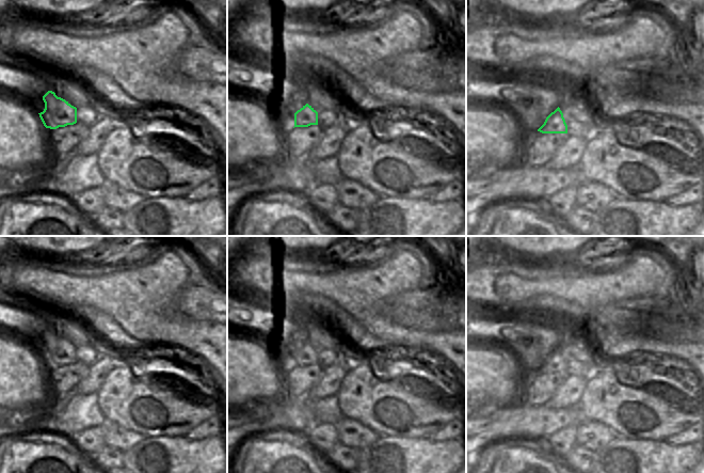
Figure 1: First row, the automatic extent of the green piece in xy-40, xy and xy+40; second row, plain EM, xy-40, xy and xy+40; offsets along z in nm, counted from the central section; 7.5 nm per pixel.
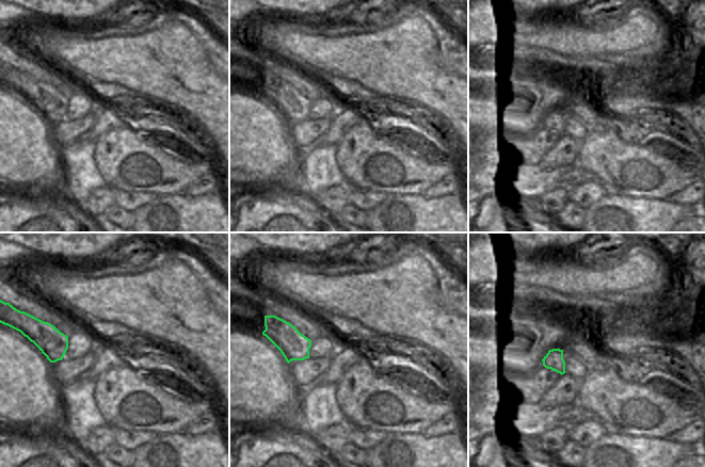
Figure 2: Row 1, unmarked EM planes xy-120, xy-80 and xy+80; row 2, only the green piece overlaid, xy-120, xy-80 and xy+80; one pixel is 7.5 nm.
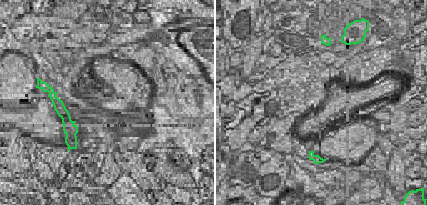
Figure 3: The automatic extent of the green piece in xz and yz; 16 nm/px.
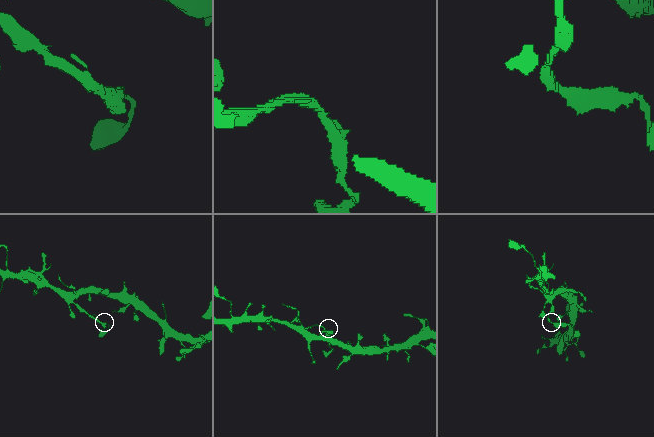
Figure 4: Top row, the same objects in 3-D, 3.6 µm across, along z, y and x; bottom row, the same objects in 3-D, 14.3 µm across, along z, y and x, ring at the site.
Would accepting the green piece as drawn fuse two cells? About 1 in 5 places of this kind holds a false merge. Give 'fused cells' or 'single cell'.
single cell

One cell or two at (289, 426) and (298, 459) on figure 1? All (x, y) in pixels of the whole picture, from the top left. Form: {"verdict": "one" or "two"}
{"verdict": "two"}

